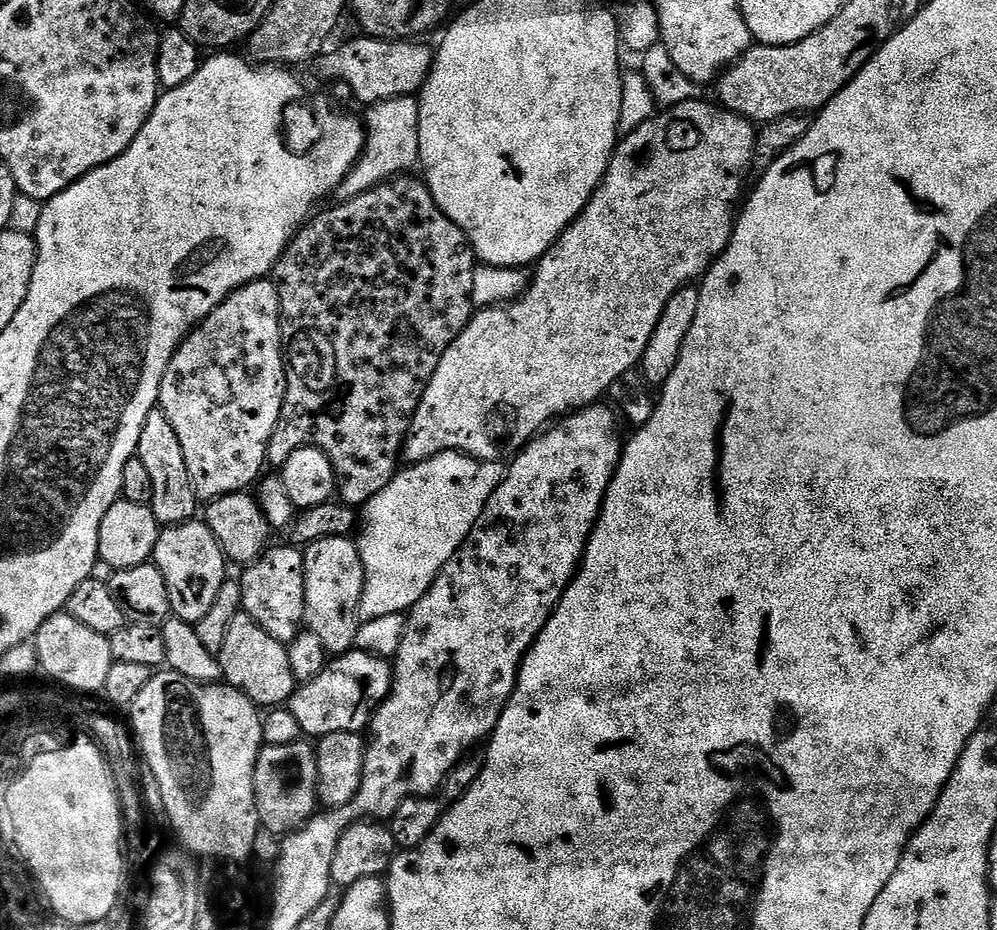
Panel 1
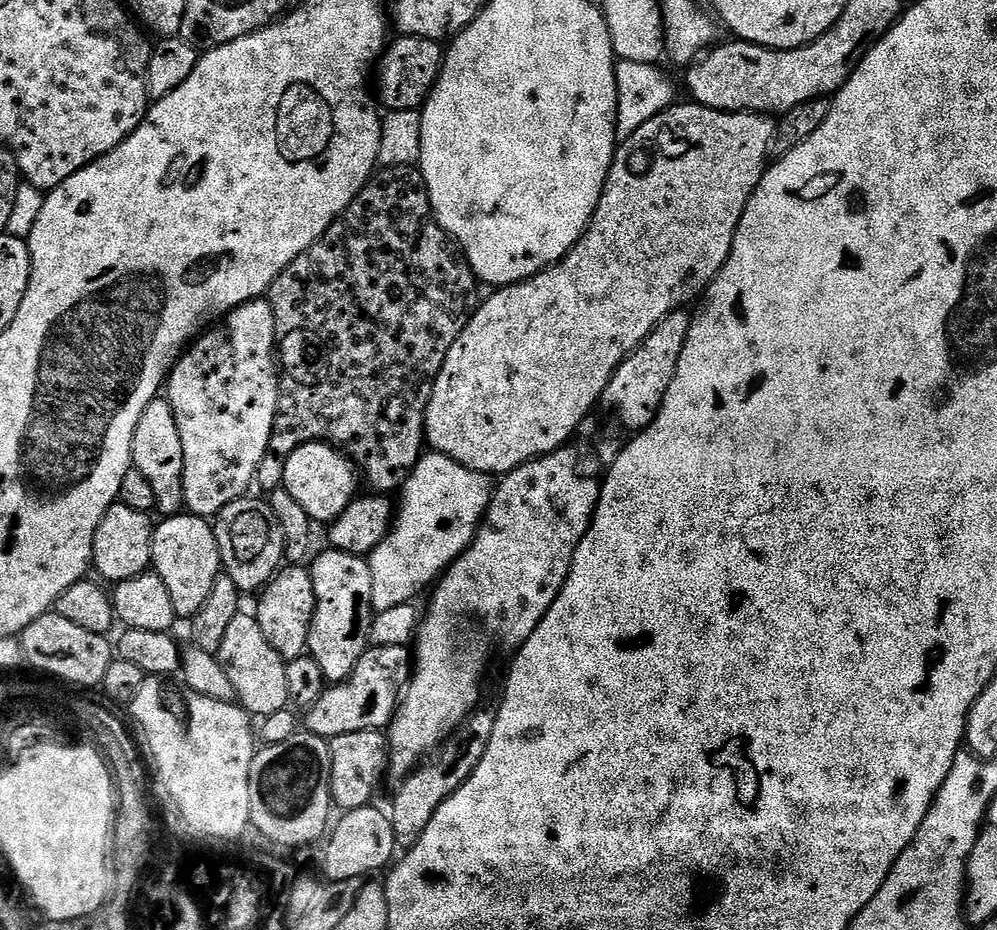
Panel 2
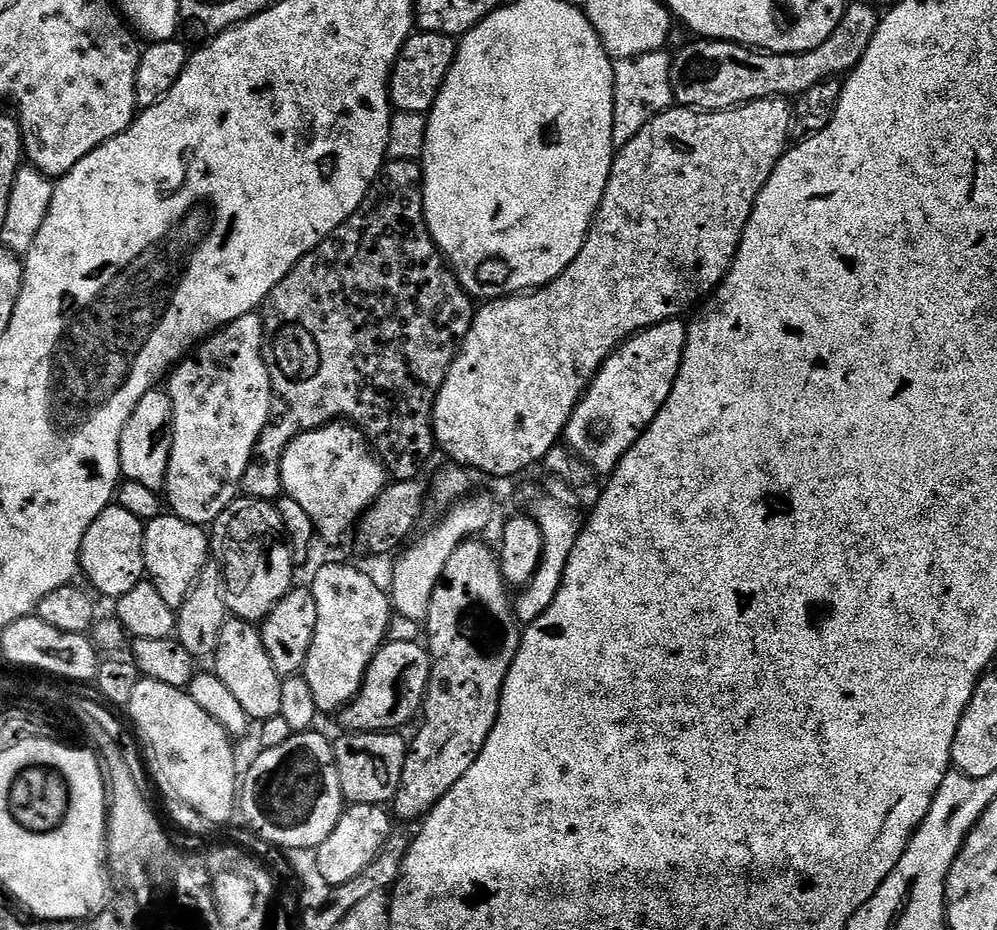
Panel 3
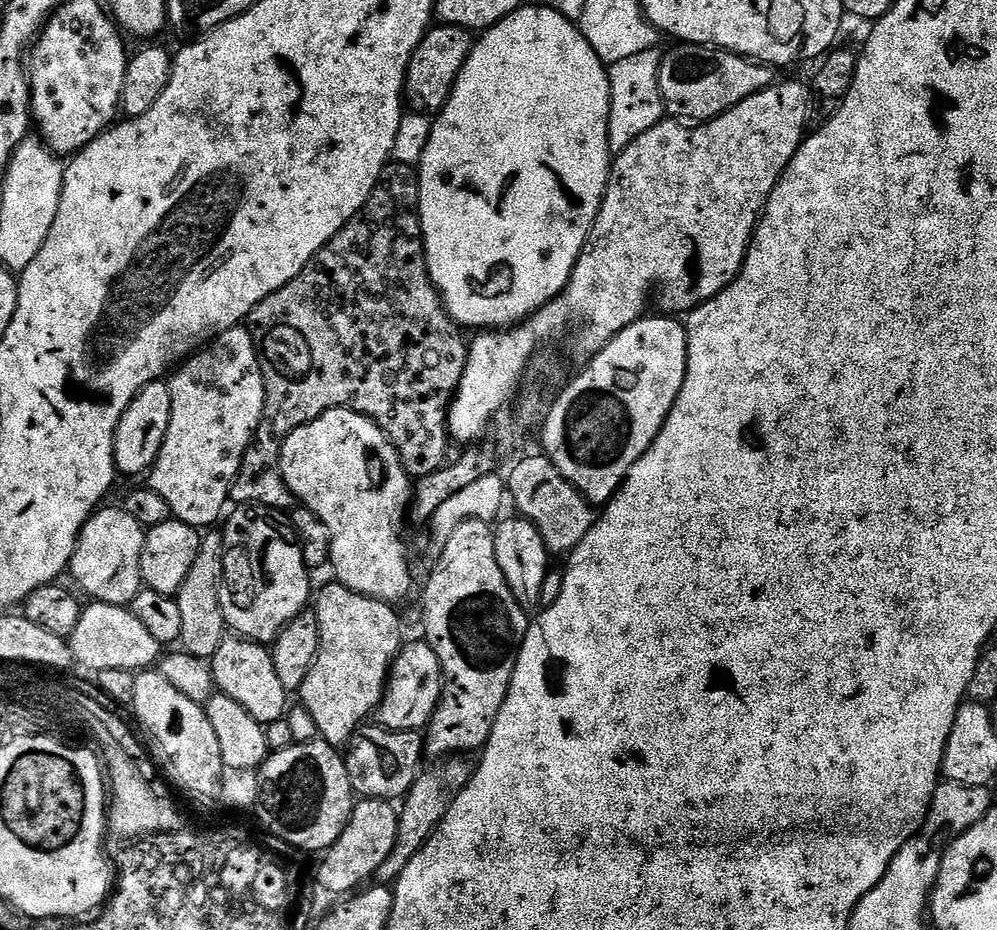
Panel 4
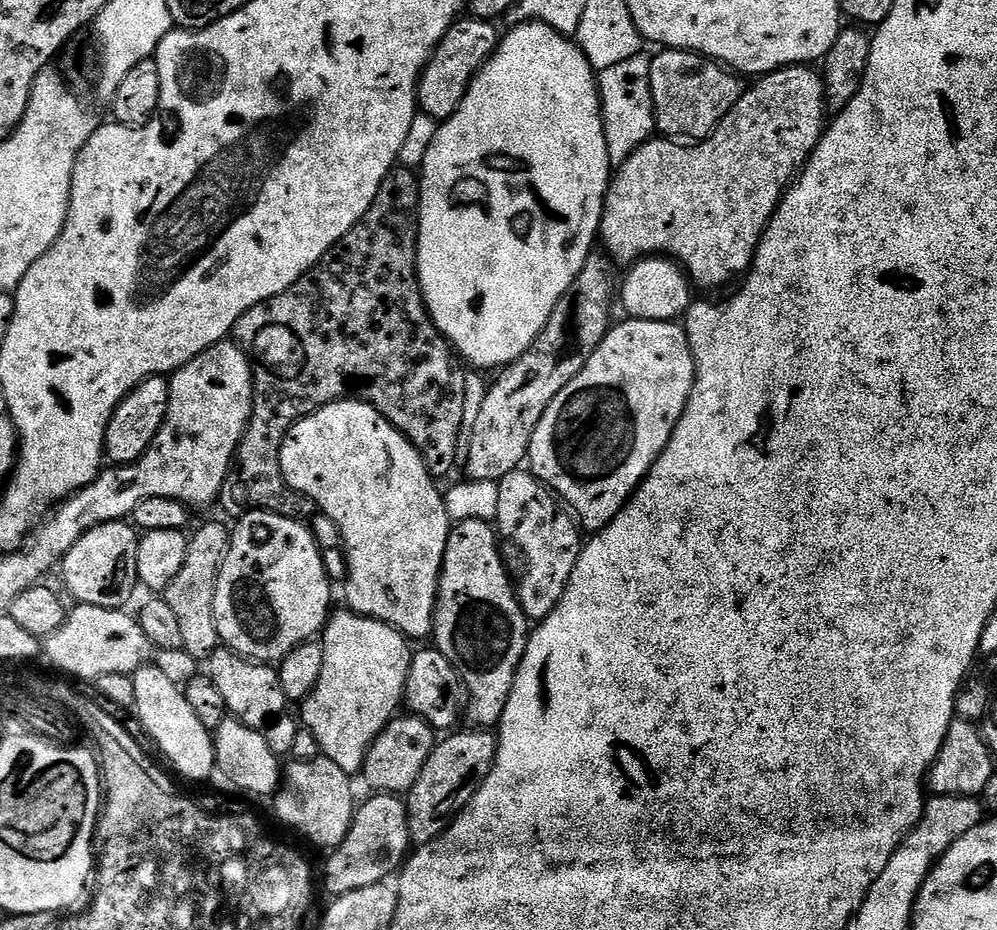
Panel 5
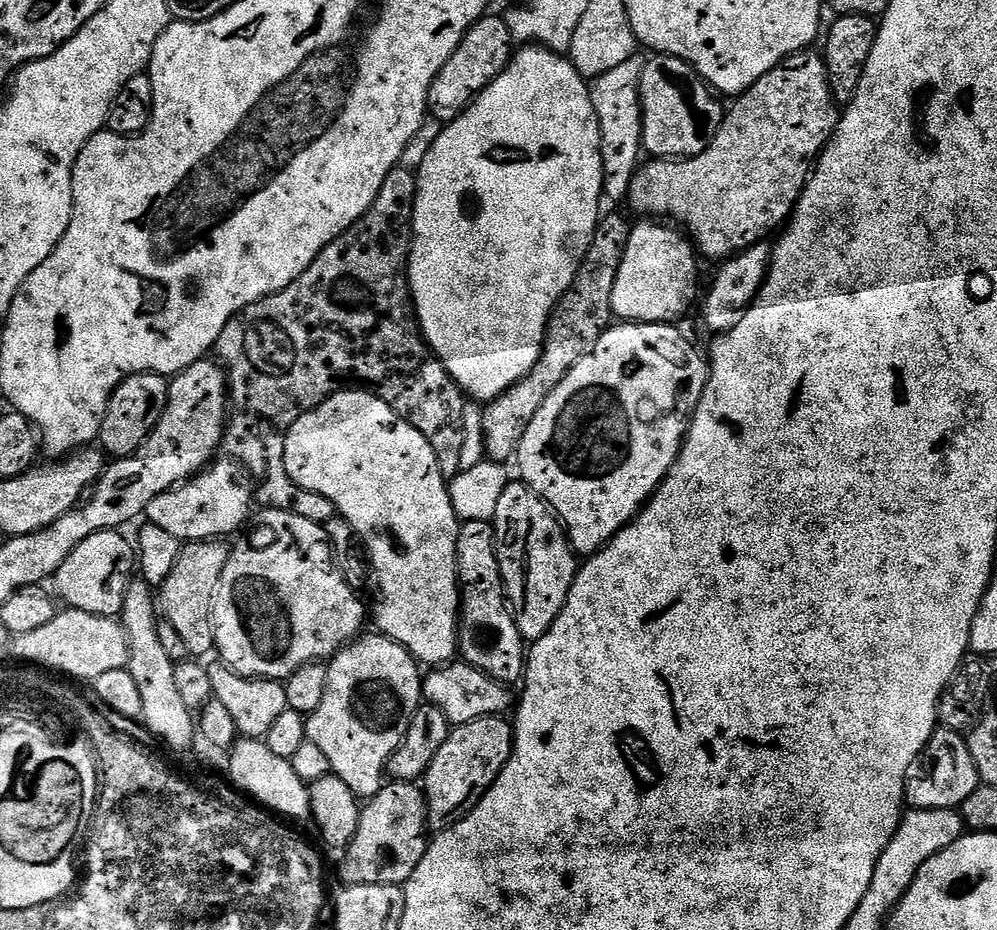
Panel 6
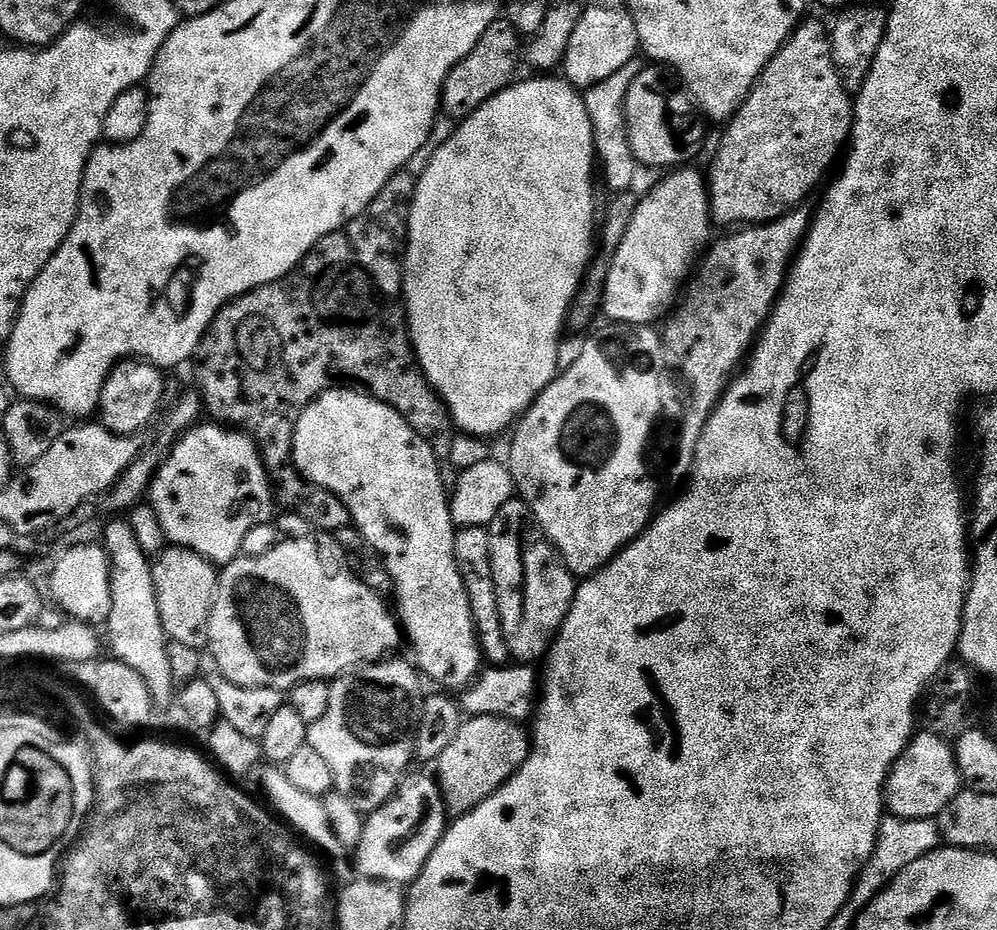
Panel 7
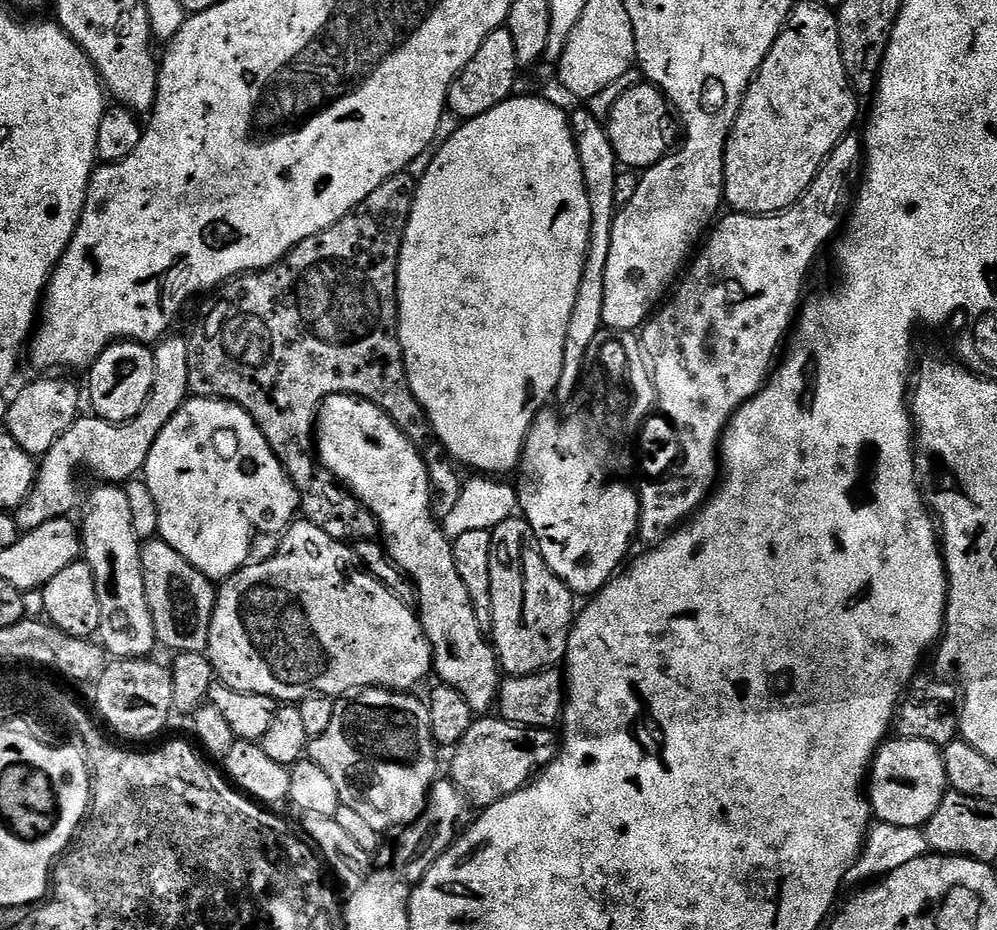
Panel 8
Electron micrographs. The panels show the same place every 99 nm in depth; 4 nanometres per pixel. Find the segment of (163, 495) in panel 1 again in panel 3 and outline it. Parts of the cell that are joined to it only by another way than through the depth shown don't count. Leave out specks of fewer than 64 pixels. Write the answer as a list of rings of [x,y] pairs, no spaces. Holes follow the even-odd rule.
[[[164,390],[147,392],[142,402],[134,406],[134,414],[130,414],[120,439],[120,471],[124,480],[133,480],[150,490],[163,493],[170,466],[173,418],[174,406]]]

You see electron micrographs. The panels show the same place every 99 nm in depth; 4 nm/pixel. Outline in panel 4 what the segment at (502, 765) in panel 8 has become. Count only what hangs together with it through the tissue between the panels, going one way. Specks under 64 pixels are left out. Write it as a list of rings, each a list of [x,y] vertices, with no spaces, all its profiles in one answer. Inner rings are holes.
[[[464,754],[440,758],[432,762],[429,768],[427,765],[416,777],[415,782],[412,783],[412,789],[407,796],[403,797],[402,807],[399,809],[398,838],[394,850],[390,850],[390,858],[382,862],[382,866],[374,877],[377,885],[395,885],[396,881],[403,877],[406,866],[410,866],[414,857],[420,855],[422,846],[435,837],[460,791],[473,783],[476,764],[468,760],[471,759]]]

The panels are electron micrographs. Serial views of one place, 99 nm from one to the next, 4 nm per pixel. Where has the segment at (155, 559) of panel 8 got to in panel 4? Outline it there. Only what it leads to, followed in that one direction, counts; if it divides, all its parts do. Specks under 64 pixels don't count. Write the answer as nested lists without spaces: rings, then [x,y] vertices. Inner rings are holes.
[[[208,530],[200,537],[198,558],[194,558],[194,566],[190,566],[190,574],[186,574],[186,582],[182,582],[175,598],[178,611],[182,613],[182,634],[178,644],[181,649],[194,658],[211,661],[212,655],[222,646],[226,635],[224,615],[220,609],[220,593],[224,586],[224,534],[220,530]]]

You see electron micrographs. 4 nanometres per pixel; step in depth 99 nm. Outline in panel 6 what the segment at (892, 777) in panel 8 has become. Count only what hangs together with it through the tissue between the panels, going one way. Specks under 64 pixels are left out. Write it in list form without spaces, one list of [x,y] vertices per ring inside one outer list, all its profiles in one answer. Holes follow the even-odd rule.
[[[940,726],[933,732],[920,759],[910,766],[908,777],[904,783],[904,798],[909,809],[951,808],[956,810],[963,806],[966,798],[970,798],[970,794],[974,794],[974,790],[979,787],[981,787],[980,775],[974,766],[974,758],[970,758],[967,739],[959,732]]]

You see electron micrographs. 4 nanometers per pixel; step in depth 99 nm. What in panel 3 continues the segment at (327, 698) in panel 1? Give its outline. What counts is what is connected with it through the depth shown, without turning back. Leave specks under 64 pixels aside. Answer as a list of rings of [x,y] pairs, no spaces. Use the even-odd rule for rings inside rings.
[[[388,640],[374,654],[364,675],[360,693],[338,713],[345,733],[396,732],[403,724],[421,715],[424,697],[428,695],[428,683],[432,673],[432,656],[420,642],[396,642]]]

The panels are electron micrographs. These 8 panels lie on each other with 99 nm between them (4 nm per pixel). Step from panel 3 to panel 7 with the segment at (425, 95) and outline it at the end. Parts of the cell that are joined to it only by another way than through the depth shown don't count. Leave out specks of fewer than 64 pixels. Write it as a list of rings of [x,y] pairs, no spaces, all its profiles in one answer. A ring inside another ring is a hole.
[[[508,19],[495,20],[490,26],[490,30],[486,30],[486,34],[482,34],[482,38],[478,38],[478,46],[474,46],[474,50],[470,50],[470,54],[466,54],[466,58],[462,58],[462,62],[458,62],[458,66],[454,66],[450,70],[440,95],[440,107],[443,115],[459,122],[470,114],[474,114],[474,110],[478,110],[478,106],[490,102],[490,98],[494,98],[517,79],[516,71],[519,70],[520,64],[522,68],[520,33],[514,30],[514,26]]]

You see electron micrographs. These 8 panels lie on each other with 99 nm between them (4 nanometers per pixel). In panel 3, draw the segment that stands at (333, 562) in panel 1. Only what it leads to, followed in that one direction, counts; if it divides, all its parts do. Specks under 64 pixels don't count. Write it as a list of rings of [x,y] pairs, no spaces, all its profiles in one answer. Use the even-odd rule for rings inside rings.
[[[324,564],[310,581],[318,606],[318,626],[302,675],[310,682],[317,713],[339,713],[360,693],[374,654],[386,643],[394,609],[389,593],[384,592],[360,568],[348,564]]]

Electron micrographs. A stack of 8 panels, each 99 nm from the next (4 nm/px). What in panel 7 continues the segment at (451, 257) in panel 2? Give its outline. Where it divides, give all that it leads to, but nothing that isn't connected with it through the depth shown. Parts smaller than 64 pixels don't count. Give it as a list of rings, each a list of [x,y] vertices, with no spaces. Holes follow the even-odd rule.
[[[406,170],[397,172],[395,176],[390,178],[390,182],[386,182],[386,186],[382,186],[382,190],[374,198],[374,202],[370,202],[370,206],[366,206],[366,210],[362,210],[362,214],[358,214],[348,221],[340,231],[332,232],[326,238],[322,238],[320,243],[308,253],[308,257],[290,275],[283,276],[281,280],[276,280],[272,284],[256,288],[245,296],[239,296],[236,300],[231,300],[216,315],[212,325],[208,327],[208,333],[202,338],[200,349],[197,350],[194,357],[196,380],[200,383],[198,392],[202,397],[202,404],[207,415],[209,412],[212,415],[209,417],[221,426],[242,430],[244,435],[249,436],[256,443],[256,449],[260,451],[260,457],[263,458],[264,466],[268,469],[268,475],[272,481],[275,503],[279,507],[281,504],[287,515],[297,516],[306,522],[310,522],[310,526],[314,526],[320,532],[335,534],[352,524],[350,510],[346,510],[343,502],[322,486],[309,482],[296,469],[292,461],[292,443],[294,442],[294,430],[298,426],[298,418],[302,418],[305,410],[323,392],[328,392],[331,388],[342,387],[367,392],[378,402],[382,402],[398,414],[402,414],[402,418],[406,418],[408,425],[436,451],[437,457],[445,458],[444,456],[448,456],[452,452],[452,432],[454,433],[452,415],[449,414],[441,396],[437,396],[436,391],[432,389],[431,384],[424,376],[424,372],[420,369],[419,362],[416,360],[416,351],[412,348],[412,334],[408,331],[408,310],[404,303],[404,249],[408,246],[408,223],[410,222],[410,210],[414,202],[414,194],[416,193],[416,181],[417,177],[411,176]]]

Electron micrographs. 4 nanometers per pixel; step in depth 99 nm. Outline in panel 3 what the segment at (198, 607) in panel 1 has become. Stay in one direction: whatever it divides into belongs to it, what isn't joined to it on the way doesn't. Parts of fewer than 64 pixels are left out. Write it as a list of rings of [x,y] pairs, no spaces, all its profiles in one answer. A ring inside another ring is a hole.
[[[162,514],[158,518],[147,521],[144,525],[144,570],[147,579],[151,580],[154,590],[162,594],[162,599],[170,607],[179,610],[186,602],[190,590],[196,585],[196,579],[210,562],[210,536],[199,524],[191,524],[171,514]]]

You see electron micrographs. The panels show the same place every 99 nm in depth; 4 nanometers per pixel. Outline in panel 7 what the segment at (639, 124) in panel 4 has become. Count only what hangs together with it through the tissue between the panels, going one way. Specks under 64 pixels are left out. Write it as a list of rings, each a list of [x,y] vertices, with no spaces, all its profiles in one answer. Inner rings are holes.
[[[639,59],[626,62],[626,66],[622,66],[622,70],[610,74],[610,78],[583,89],[582,92],[586,102],[586,114],[590,114],[590,126],[594,130],[598,172],[599,175],[604,175],[604,184],[612,194],[633,191],[632,183],[636,180],[638,165],[634,158],[634,150],[630,150],[630,138],[626,126],[626,94],[630,90],[630,85],[633,84],[634,78],[638,78],[641,67]]]

